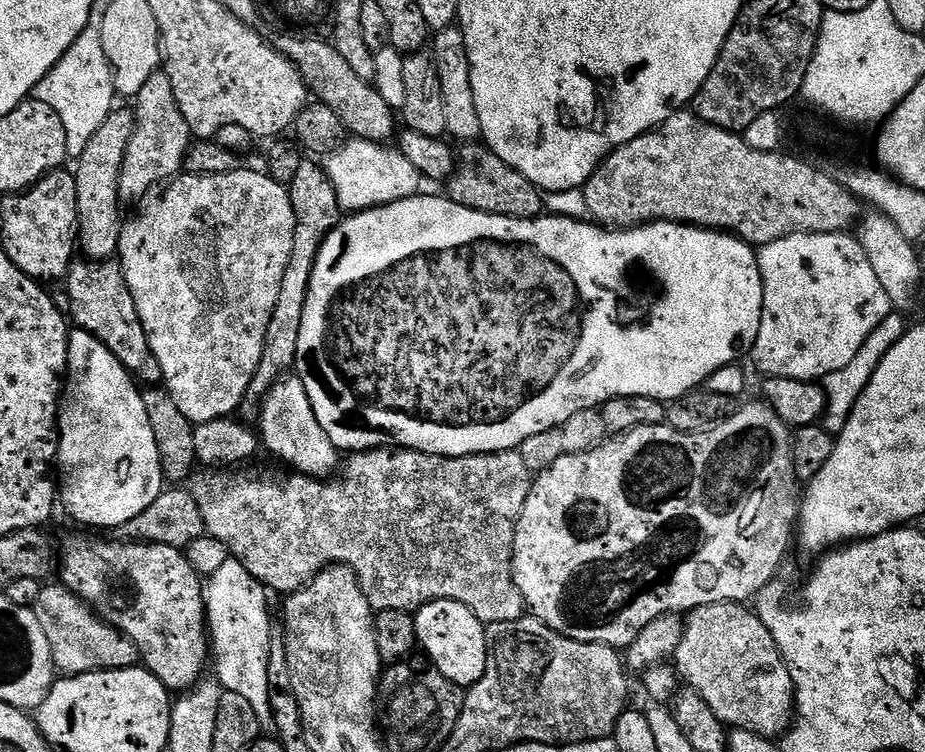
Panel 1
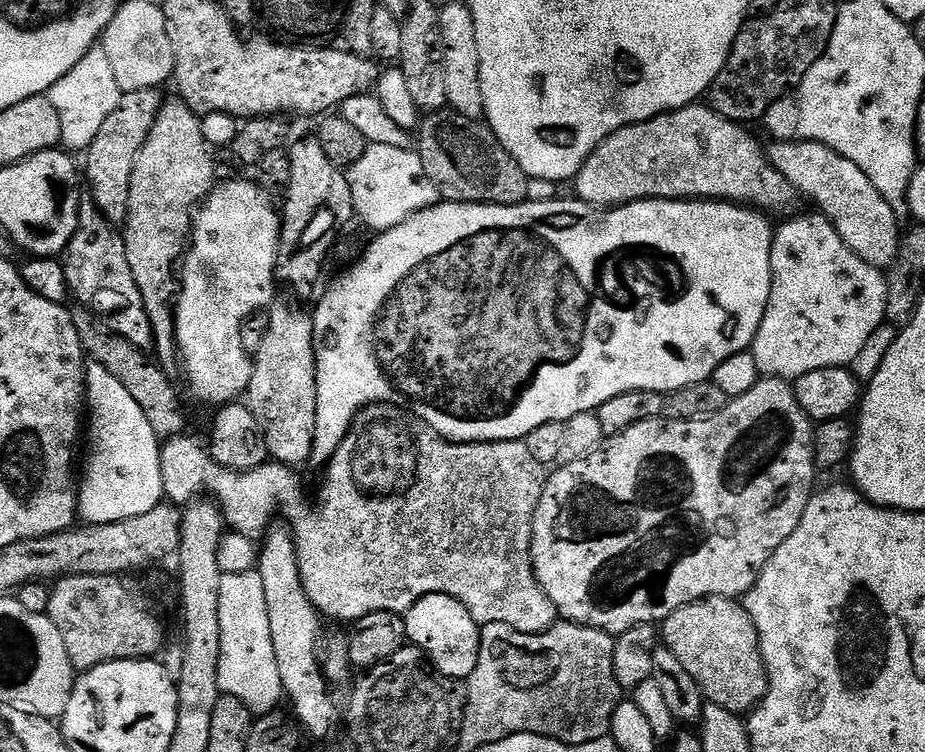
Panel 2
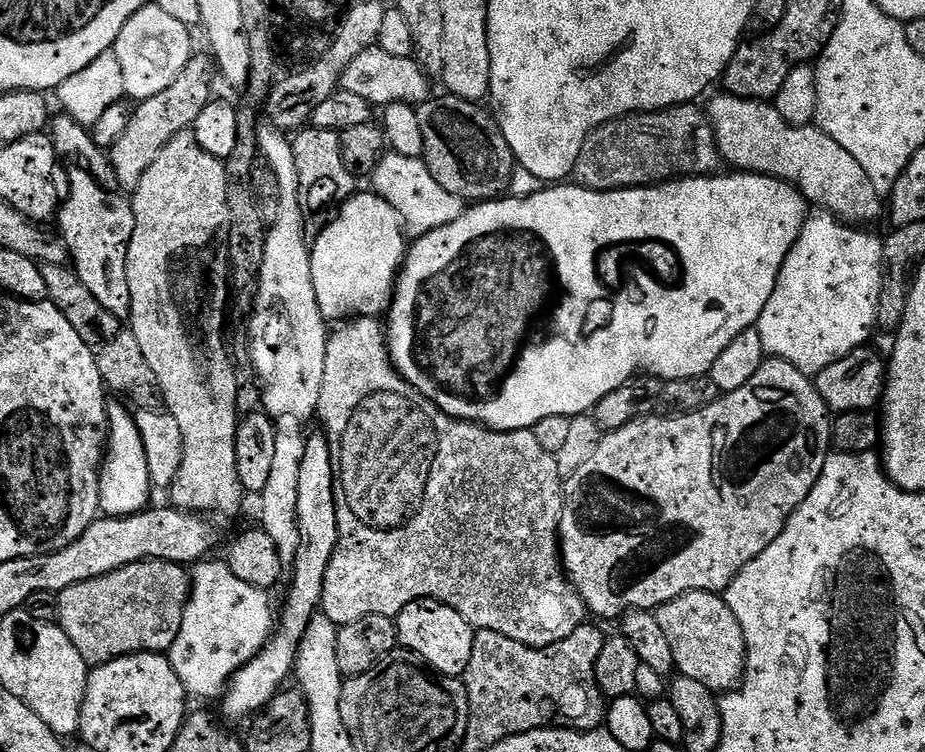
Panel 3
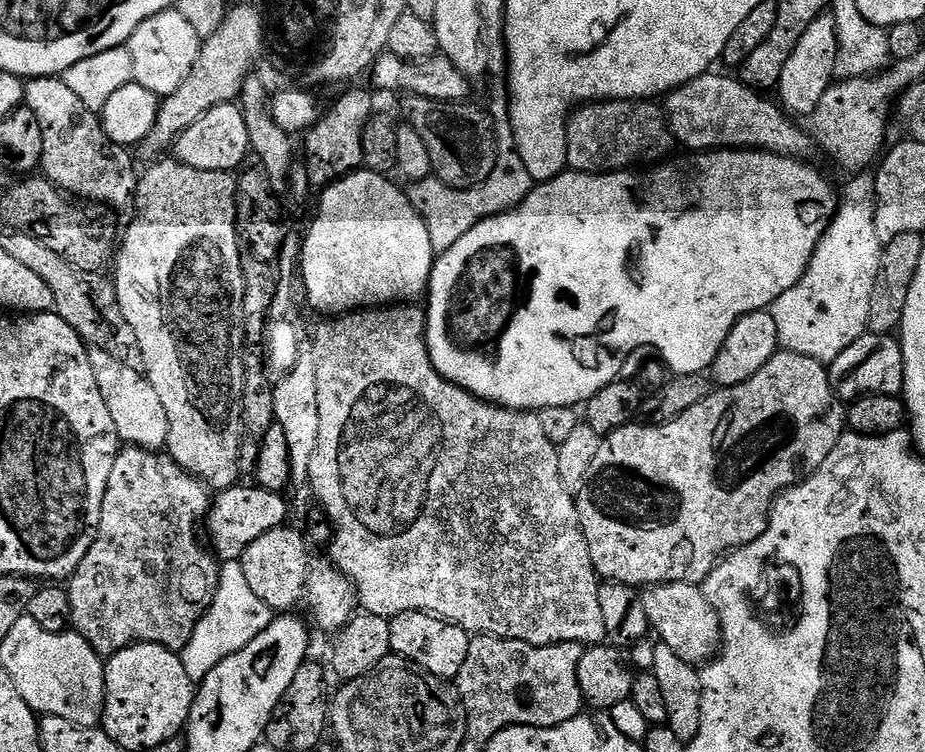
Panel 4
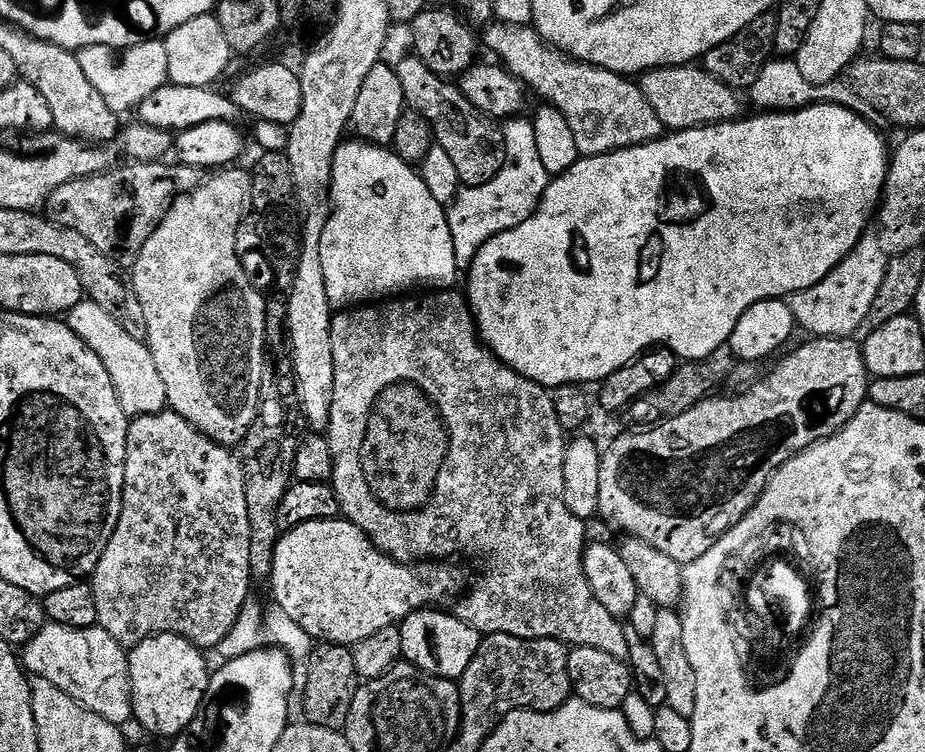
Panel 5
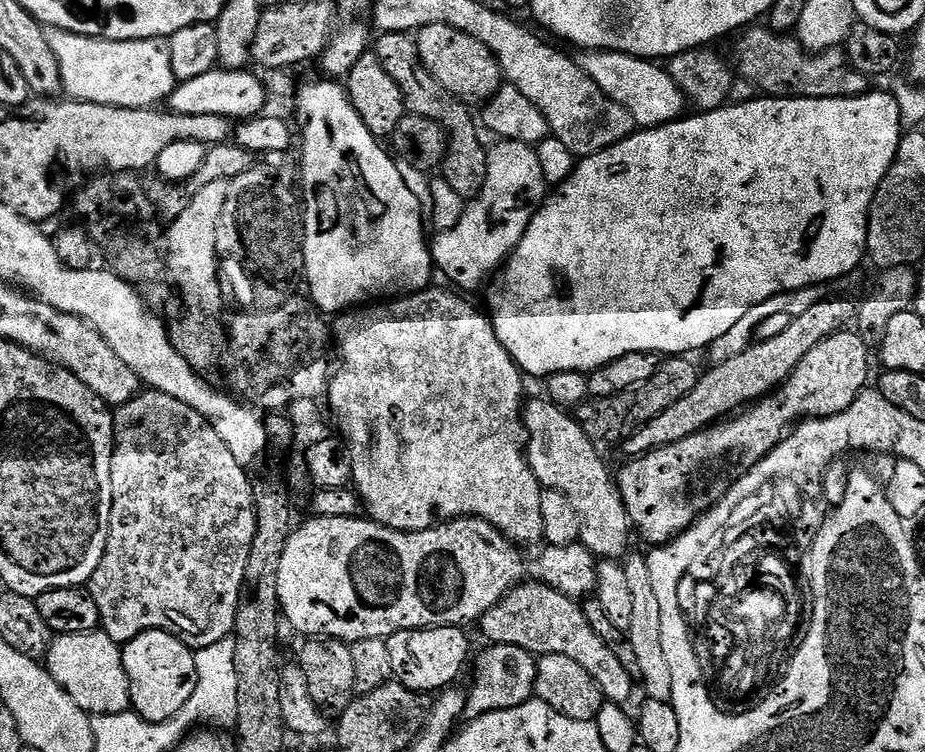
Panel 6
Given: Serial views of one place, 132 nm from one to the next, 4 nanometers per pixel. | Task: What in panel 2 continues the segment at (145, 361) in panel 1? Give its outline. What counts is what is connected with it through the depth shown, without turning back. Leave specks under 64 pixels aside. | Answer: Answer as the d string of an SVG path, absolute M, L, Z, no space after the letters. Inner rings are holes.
M81 203L80 221L74 238L62 253L62 263L69 293L74 300L76 296L77 305L87 308L107 331L126 338L126 342L145 350L155 345L154 330L150 326L138 282L134 282L130 261L126 259L124 237L95 204Z

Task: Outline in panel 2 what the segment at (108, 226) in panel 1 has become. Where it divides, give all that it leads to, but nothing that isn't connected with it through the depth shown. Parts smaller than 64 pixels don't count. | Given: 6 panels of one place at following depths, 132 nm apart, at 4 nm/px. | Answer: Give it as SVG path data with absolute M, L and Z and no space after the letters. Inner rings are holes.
M160 88L146 90L130 90L121 95L118 107L110 118L106 118L102 130L94 138L94 142L86 149L88 156L88 176L86 172L86 188L92 191L91 203L96 205L108 221L120 226L128 219L130 206L130 178L134 174L134 162L158 118L160 108L166 99Z

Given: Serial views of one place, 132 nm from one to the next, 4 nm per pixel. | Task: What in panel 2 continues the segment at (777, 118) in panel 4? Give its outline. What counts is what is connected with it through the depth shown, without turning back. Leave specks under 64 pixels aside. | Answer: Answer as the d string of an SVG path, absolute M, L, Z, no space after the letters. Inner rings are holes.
M795 139L787 142L772 142L767 145L768 160L796 187L797 193L817 204L819 215L832 223L834 230L870 266L884 270L896 259L902 239L901 217L891 209L890 203L878 194L878 189L866 178L850 159L836 153L830 146L822 146L818 142Z

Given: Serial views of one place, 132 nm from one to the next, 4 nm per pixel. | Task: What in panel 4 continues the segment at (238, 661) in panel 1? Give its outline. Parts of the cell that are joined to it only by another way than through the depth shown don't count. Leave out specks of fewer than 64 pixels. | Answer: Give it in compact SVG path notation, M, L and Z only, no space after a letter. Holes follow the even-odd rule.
M223 561L220 564L220 581L214 602L204 612L194 634L190 634L190 642L186 642L183 652L179 653L182 666L186 666L186 674L190 674L194 682L204 680L206 674L210 674L210 670L218 666L218 662L250 646L250 642L254 642L254 638L258 638L258 634L262 634L262 630L270 626L273 618L274 609L266 606L266 602L262 602L262 598L254 594L240 561Z

